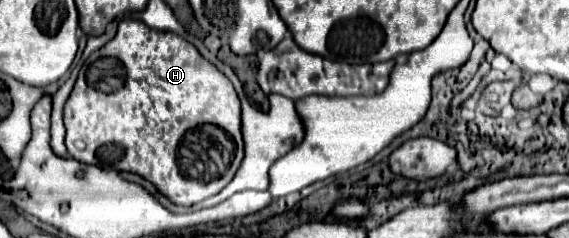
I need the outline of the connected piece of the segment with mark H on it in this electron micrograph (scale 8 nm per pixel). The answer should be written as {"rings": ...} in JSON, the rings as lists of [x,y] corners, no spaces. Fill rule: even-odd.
{"rings":[[[122,20],[116,36],[106,46],[102,46],[100,50],[90,54],[90,58],[82,64],[78,80],[74,84],[74,90],[64,106],[64,124],[66,124],[66,148],[72,154],[72,158],[76,158],[78,162],[84,162],[84,164],[94,164],[104,170],[112,170],[112,172],[128,170],[128,172],[140,174],[146,180],[150,180],[152,184],[156,184],[156,188],[164,196],[168,196],[174,204],[180,204],[180,206],[192,206],[192,204],[198,204],[198,202],[218,194],[234,178],[234,174],[244,158],[244,142],[242,142],[242,132],[240,132],[242,130],[240,100],[238,100],[238,94],[236,94],[232,82],[182,36],[178,36],[174,32],[154,30],[140,20]]]}

